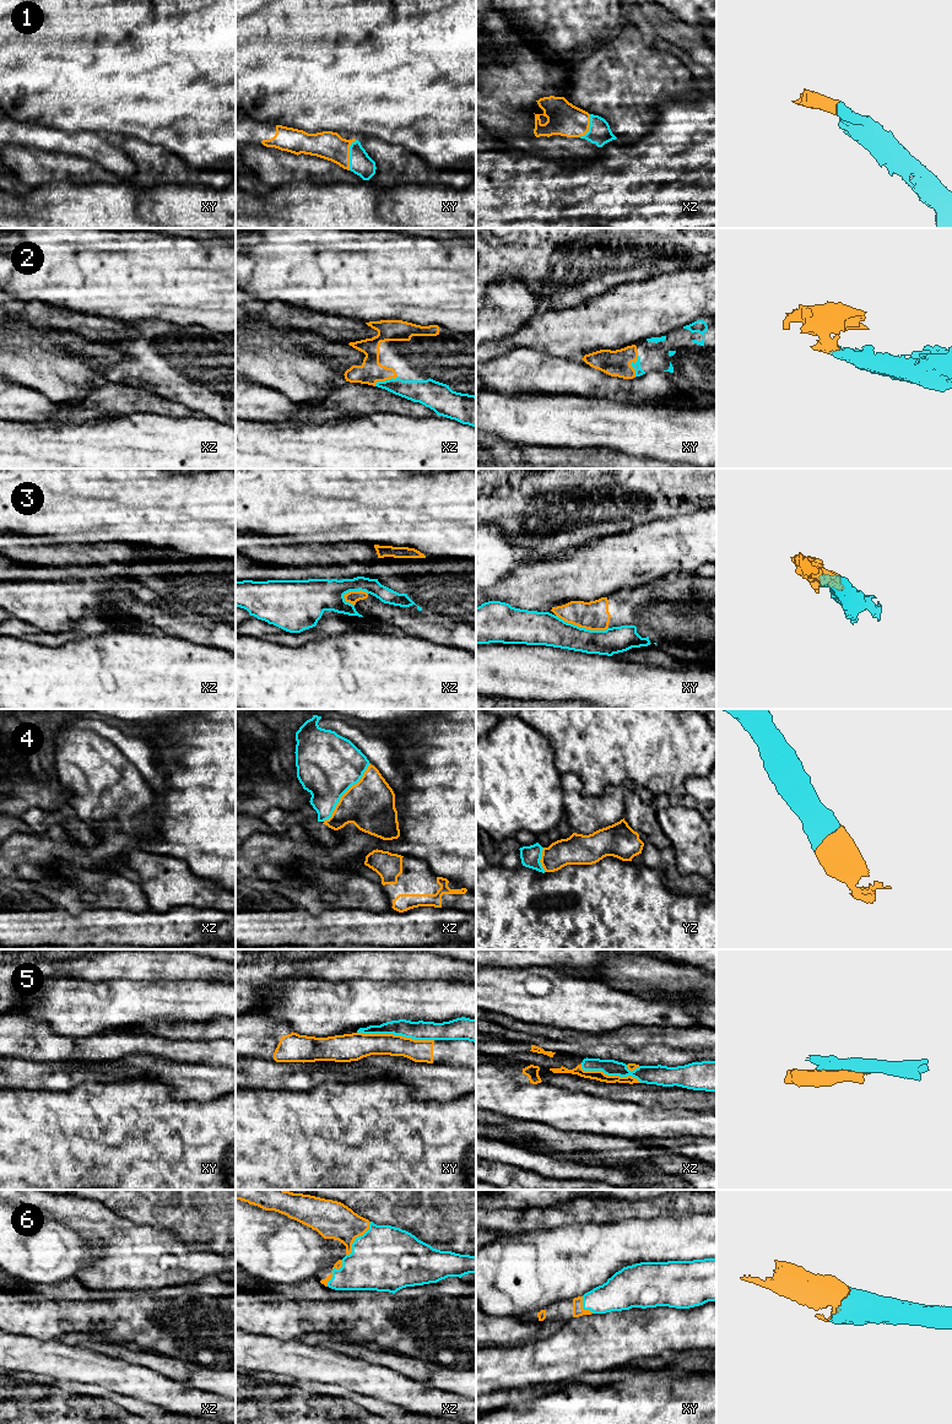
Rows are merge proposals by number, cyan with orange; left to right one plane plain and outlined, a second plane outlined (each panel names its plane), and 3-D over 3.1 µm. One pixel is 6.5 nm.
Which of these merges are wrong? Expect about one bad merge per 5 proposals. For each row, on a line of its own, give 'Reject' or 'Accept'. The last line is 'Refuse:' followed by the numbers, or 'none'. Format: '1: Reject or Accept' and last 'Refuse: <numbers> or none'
1: Accept
2: Accept
3: Reject
4: Accept
5: Reject
6: Accept
Refuse: 3, 5

